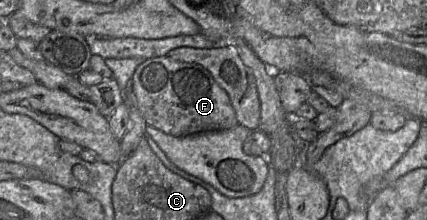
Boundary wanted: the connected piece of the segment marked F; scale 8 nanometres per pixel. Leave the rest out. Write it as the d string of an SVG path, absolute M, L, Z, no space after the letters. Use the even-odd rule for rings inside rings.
M167 56L148 59L136 68L132 87L147 125L168 135L184 137L239 125L227 93L200 65L178 62Z

